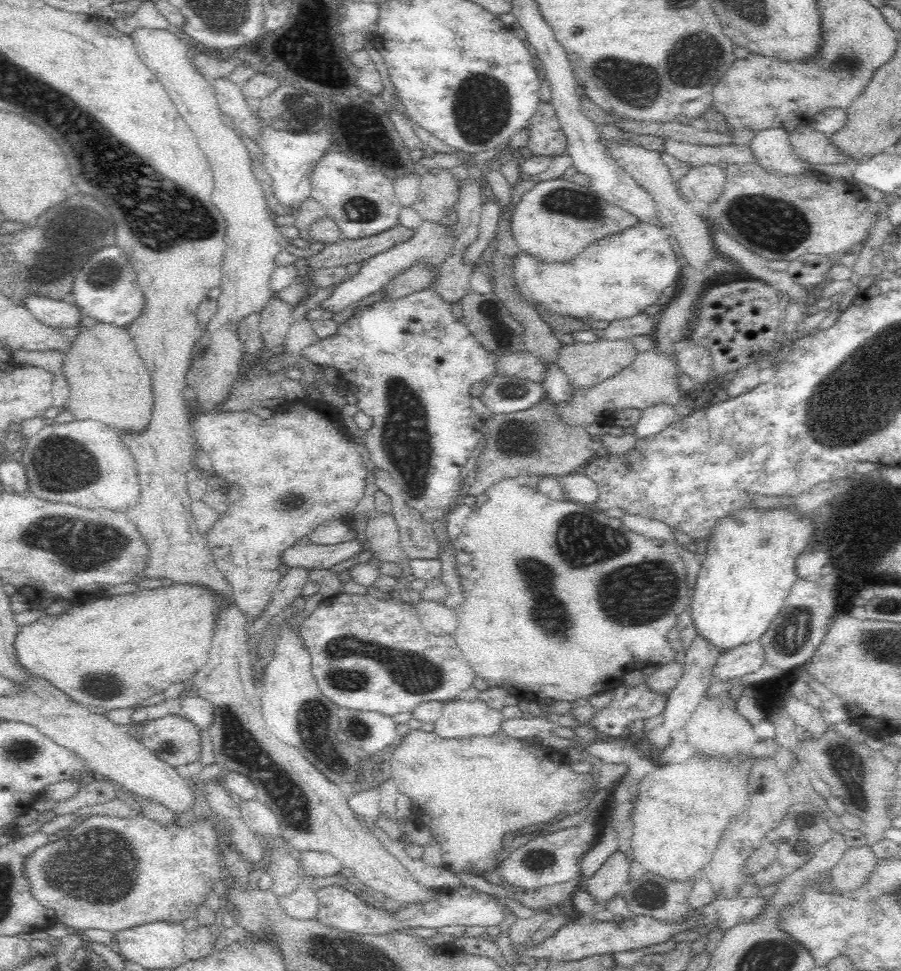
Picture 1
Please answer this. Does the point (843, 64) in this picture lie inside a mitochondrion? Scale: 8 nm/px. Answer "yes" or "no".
yes

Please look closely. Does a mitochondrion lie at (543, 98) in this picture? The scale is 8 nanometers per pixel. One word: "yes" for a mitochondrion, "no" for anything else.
no

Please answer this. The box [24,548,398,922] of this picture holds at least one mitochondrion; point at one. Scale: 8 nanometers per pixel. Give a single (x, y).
(62, 874)

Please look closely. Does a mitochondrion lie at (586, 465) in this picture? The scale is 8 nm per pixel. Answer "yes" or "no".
no

